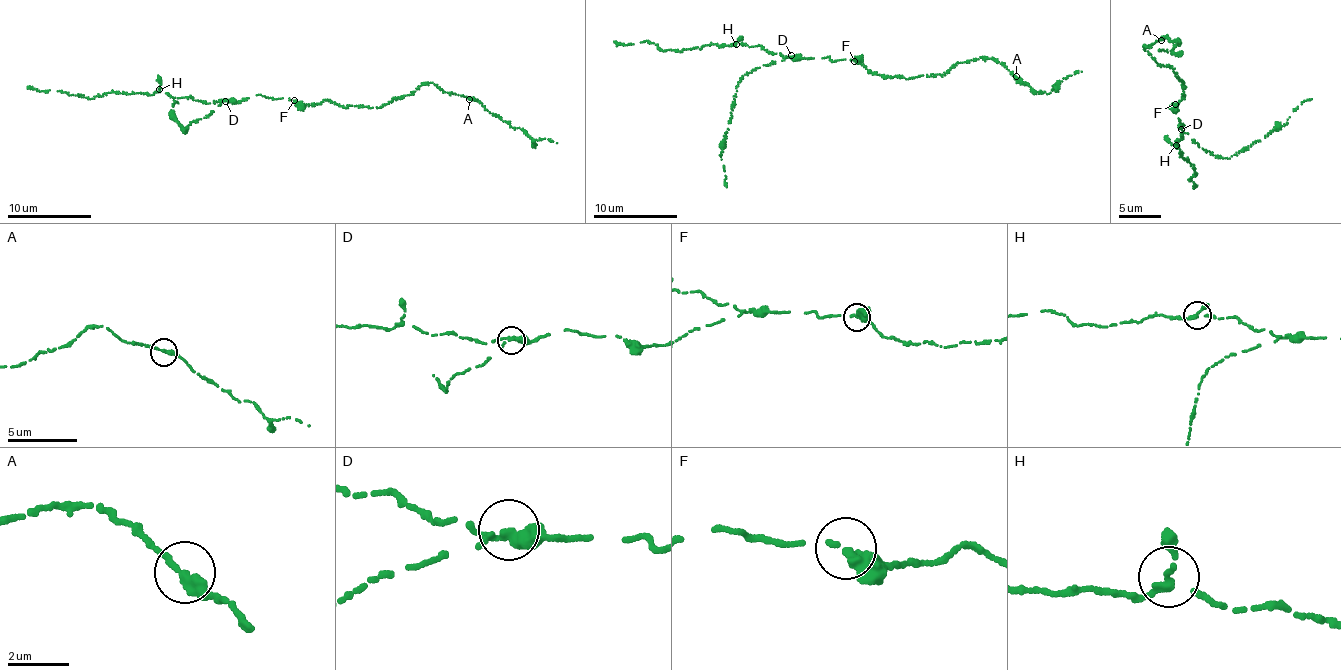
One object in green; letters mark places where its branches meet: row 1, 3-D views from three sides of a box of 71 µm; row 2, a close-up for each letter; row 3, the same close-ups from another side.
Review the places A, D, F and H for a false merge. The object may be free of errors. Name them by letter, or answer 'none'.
D

